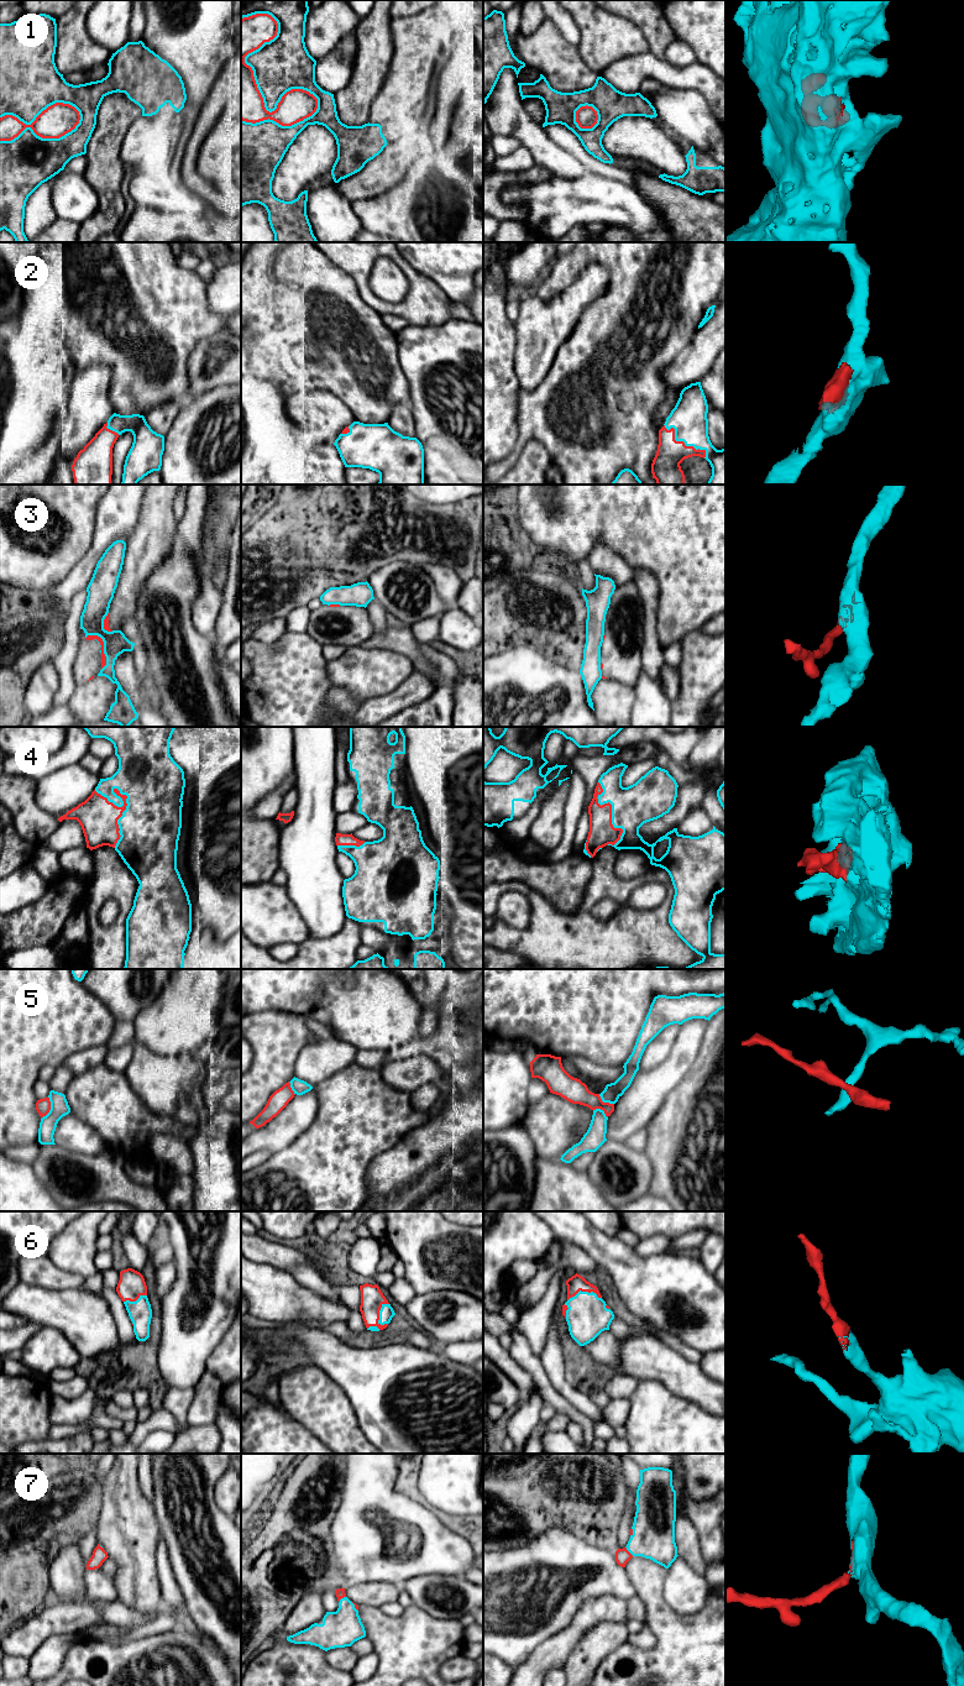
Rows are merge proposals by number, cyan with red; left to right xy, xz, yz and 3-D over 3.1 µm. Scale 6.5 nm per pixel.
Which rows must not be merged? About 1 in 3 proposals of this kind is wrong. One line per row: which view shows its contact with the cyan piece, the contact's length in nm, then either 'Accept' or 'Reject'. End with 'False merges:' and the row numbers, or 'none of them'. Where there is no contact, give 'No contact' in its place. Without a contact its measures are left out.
1: Touches cyan in xz. Shared border 800 nm. Reject
2: Touches cyan in yz. Shared border 360 nm. Accept
3: Touches cyan in xy. Shared border 240 nm. Reject
4: Touches cyan in xy. Shared border 400 nm. Accept
5: Touches cyan in xy. Shared border 160 nm. Reject
6: Touches cyan in xz. Shared border 160 nm. Accept
7: Touches cyan in yz. Shared border 80 nm. Accept
False merges: 1, 3, 5

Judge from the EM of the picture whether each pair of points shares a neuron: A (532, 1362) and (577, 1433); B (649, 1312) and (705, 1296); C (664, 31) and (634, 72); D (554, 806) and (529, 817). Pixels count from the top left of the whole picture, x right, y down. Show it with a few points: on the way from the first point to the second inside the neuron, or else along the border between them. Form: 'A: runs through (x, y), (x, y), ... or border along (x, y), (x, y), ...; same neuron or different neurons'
A: border along (571, 1419), (582, 1429), (583, 1440); different neurons
B: runs through (661, 1297), (668, 1291), (690, 1296); same neuron
C: border along (663, 57), (645, 51), (621, 58); different neurons
D: border along (550, 796), (543, 804), (530, 826), (528, 837); different neurons

